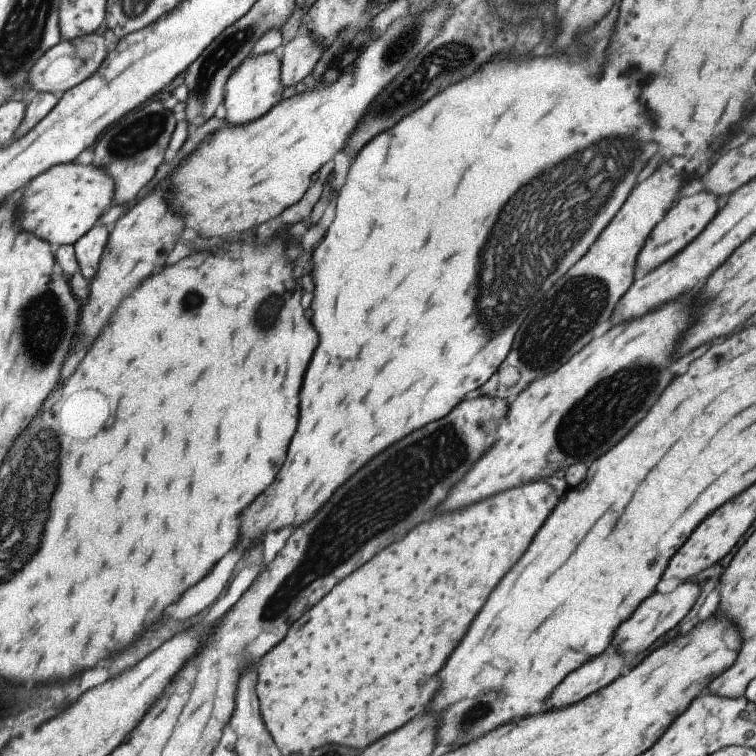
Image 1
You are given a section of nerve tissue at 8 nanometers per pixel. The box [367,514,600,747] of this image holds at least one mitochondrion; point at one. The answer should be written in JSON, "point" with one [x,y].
{"point":[480,710]}

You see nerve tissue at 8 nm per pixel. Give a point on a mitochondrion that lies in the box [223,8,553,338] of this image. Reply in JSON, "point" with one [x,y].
{"point":[443,60]}

